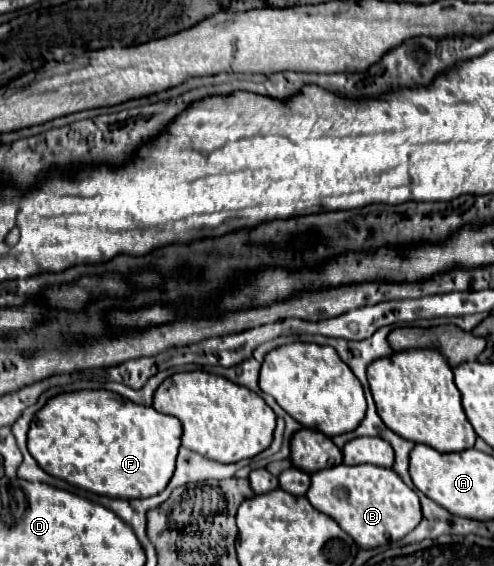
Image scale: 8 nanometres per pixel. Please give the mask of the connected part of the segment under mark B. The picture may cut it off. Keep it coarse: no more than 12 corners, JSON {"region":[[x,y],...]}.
{"region":[[339,464],[311,474],[307,498],[361,548],[421,522],[391,468]]}

